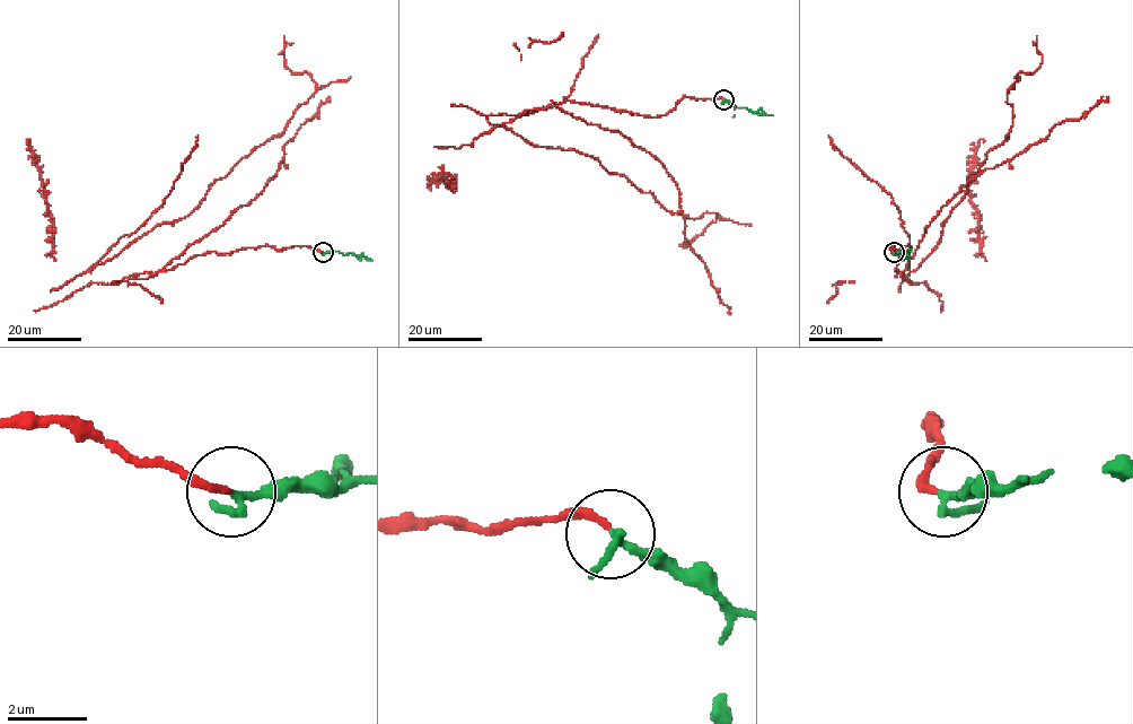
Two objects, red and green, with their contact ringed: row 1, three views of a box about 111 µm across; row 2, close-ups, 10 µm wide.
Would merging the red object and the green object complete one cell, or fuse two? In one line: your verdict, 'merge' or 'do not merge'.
merge

